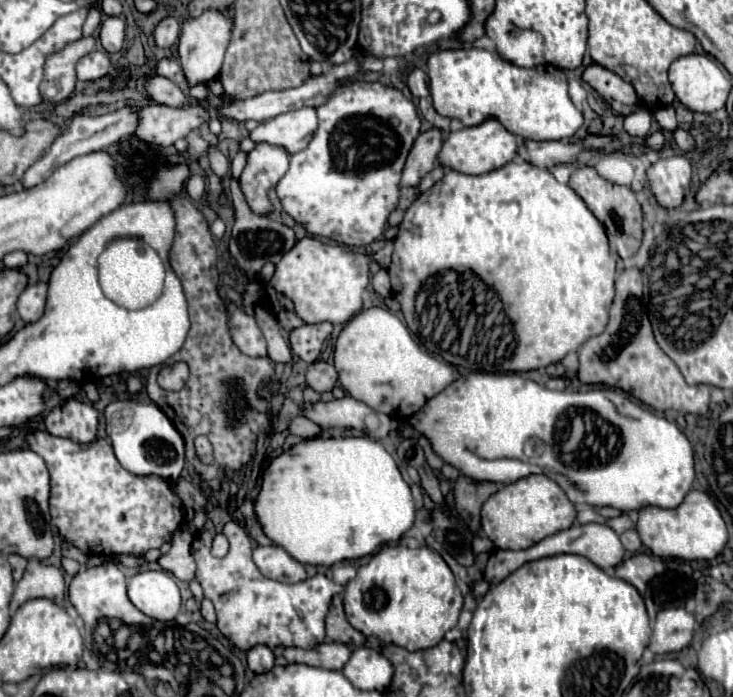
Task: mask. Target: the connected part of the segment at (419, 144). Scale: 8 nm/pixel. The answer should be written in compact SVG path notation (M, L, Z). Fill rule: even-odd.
M429 129L417 137L401 173L401 187L417 187L419 179L435 167L439 143L443 143L439 129Z

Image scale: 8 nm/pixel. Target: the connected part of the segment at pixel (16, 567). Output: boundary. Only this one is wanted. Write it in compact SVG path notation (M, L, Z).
M9 555L7 559L9 559L9 565L13 567L13 579L19 581L23 577L25 567L27 567L27 559L21 557L21 555Z

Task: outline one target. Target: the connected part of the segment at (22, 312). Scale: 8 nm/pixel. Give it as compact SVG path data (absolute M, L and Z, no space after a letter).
M35 283L29 285L17 301L17 313L25 323L39 321L45 311L45 299L47 299L47 283Z

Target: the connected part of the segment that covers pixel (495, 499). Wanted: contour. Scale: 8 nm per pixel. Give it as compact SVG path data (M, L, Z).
M529 475L501 487L481 509L481 527L499 549L527 549L537 541L569 529L575 521L575 507L565 491L547 475Z

